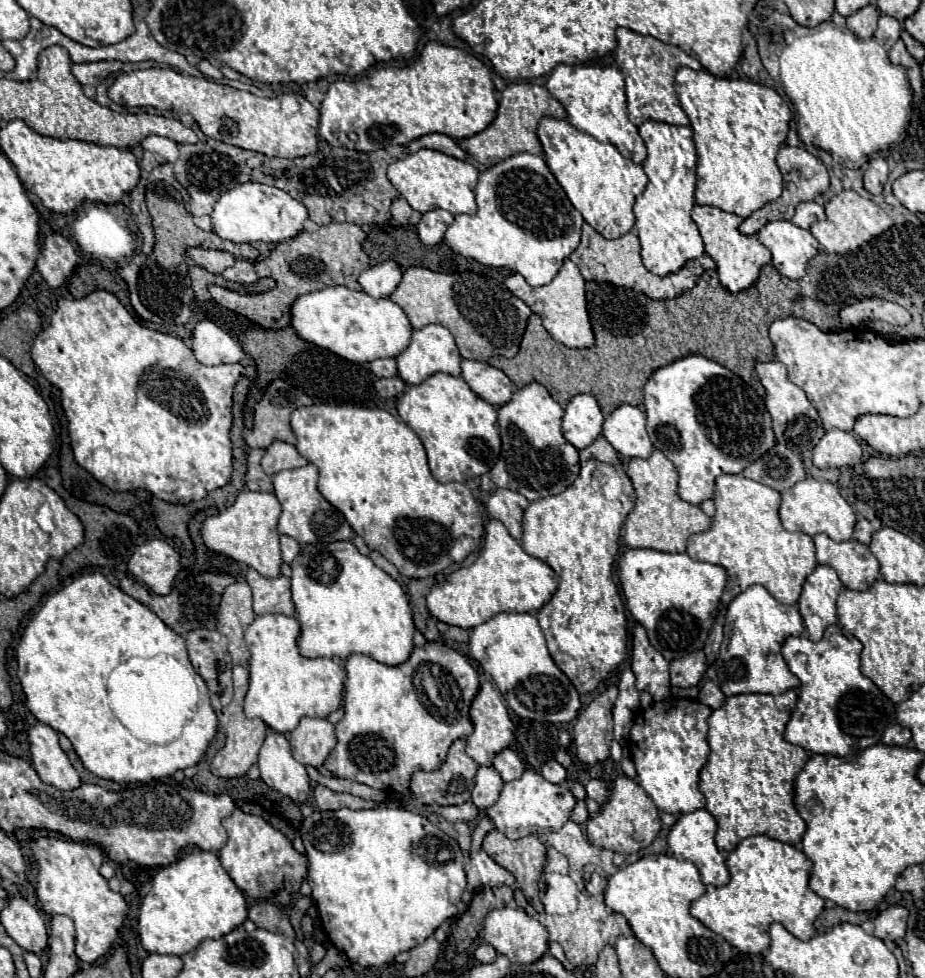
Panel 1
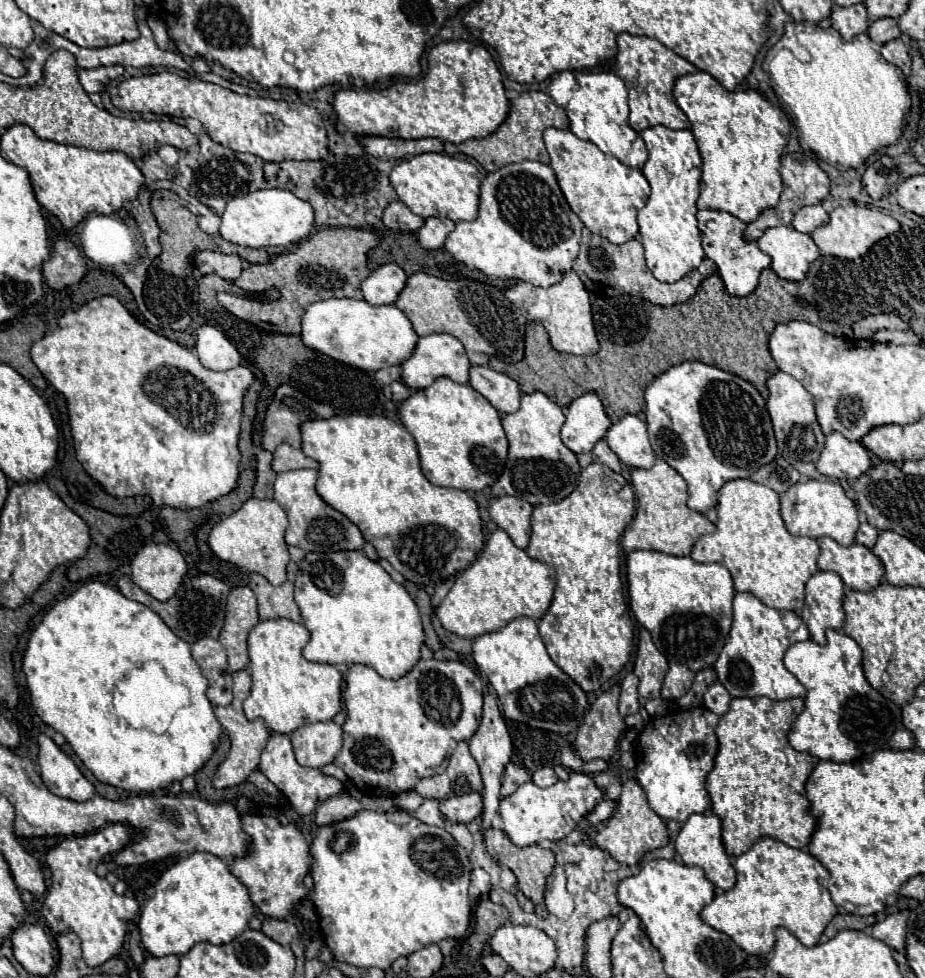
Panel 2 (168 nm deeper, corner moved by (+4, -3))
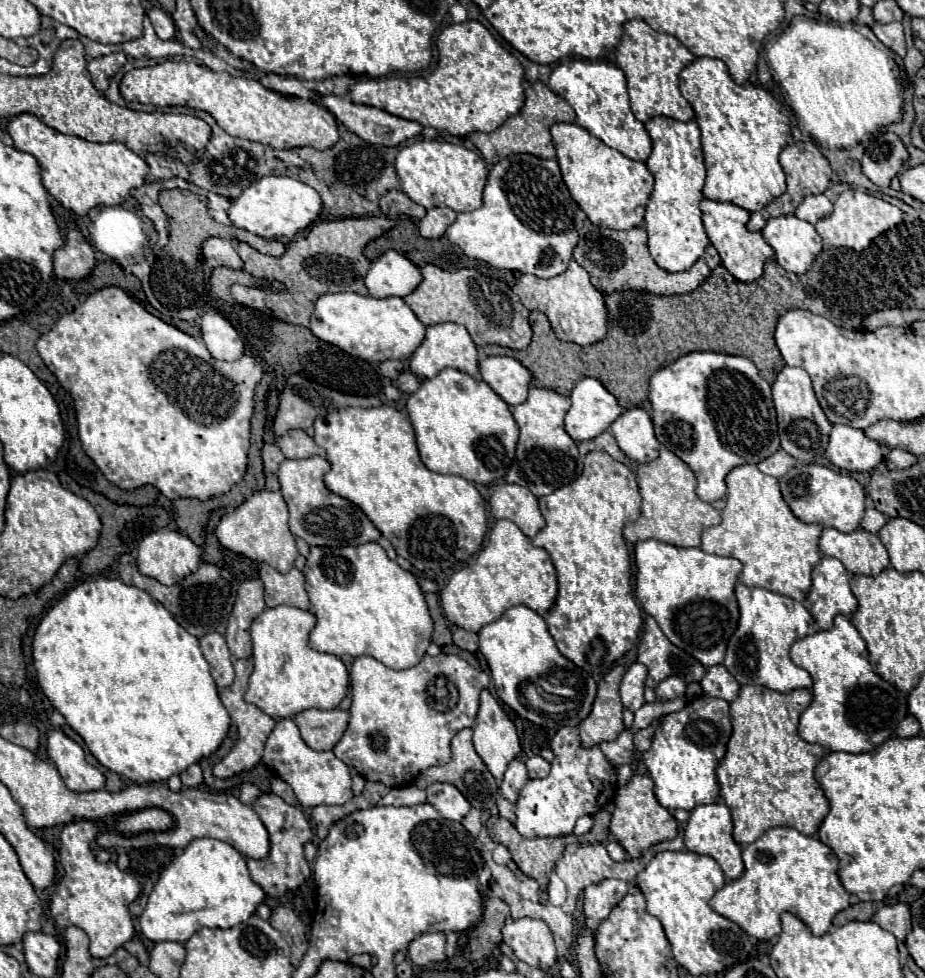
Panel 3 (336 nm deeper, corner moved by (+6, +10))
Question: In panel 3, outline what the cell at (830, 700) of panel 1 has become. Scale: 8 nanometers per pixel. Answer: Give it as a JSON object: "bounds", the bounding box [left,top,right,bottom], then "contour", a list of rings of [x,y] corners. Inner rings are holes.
{"bounds":[790,616,906,752],"contour":[[[836,616],[830,630],[800,638],[790,648],[796,666],[812,676],[812,704],[802,712],[798,736],[834,752],[870,752],[894,736],[900,720],[906,718],[906,694],[872,672],[866,642],[846,616]]]}

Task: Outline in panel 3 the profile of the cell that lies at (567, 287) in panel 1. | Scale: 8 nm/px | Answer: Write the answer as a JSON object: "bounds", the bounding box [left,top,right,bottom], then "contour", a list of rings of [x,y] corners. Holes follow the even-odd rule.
{"bounds":[512,260,608,346],"contour":[[[570,260],[566,272],[548,280],[536,278],[532,274],[522,274],[512,286],[512,290],[528,310],[538,310],[548,316],[558,340],[574,342],[580,346],[590,346],[590,344],[604,340],[608,332],[606,328],[608,312],[606,312],[602,294],[590,284],[588,272],[576,260]]]}

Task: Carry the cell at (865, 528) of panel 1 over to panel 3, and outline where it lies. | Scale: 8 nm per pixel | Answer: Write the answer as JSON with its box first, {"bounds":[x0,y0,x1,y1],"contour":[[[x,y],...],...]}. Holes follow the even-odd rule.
{"bounds":[860,508,886,534],"contour":[[[870,508],[870,510],[866,510],[866,514],[864,514],[864,518],[862,518],[862,524],[860,524],[860,526],[862,526],[864,530],[868,530],[868,532],[876,534],[884,524],[886,524],[886,516],[884,516],[884,514],[880,514],[878,510]]]}

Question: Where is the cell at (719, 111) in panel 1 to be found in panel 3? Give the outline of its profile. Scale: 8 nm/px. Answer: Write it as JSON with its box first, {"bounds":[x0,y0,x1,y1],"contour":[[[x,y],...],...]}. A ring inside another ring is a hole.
{"bounds":[680,58,790,212],"contour":[[[696,58],[680,72],[682,96],[690,102],[702,130],[706,164],[704,198],[732,202],[748,212],[762,210],[786,190],[784,170],[778,162],[790,134],[790,114],[764,88],[736,84],[722,60]]]}

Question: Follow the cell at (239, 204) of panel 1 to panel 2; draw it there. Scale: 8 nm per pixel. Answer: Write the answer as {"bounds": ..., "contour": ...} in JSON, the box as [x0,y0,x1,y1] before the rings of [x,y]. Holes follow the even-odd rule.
{"bounds":[220,189,314,249],"contour":[[[264,189],[248,193],[244,197],[234,197],[228,203],[222,215],[220,235],[230,243],[252,249],[270,245],[286,247],[288,243],[298,243],[306,239],[312,231],[312,225],[314,225],[314,209],[310,207],[310,203],[298,199],[294,193],[286,189]]]}

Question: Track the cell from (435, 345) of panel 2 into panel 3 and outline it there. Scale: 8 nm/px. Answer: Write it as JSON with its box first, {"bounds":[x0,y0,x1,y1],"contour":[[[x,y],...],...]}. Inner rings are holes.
{"bounds":[410,322,478,378],"contour":[[[454,322],[428,326],[424,342],[410,356],[410,370],[418,378],[434,378],[446,366],[466,372],[470,376],[478,376],[478,350],[468,334],[468,330],[460,324],[454,324]]]}

